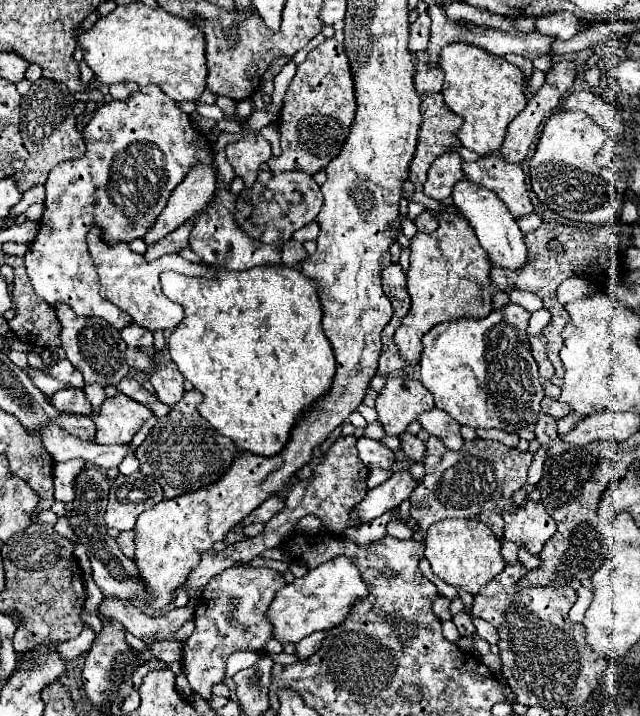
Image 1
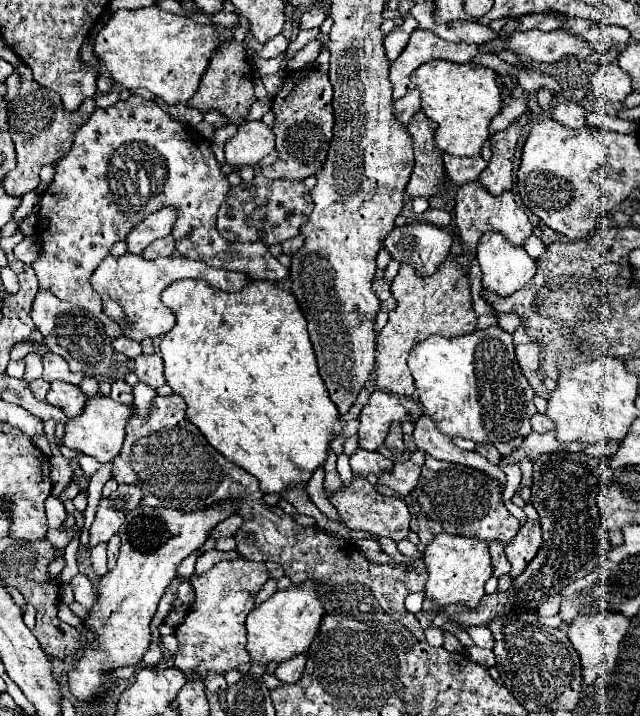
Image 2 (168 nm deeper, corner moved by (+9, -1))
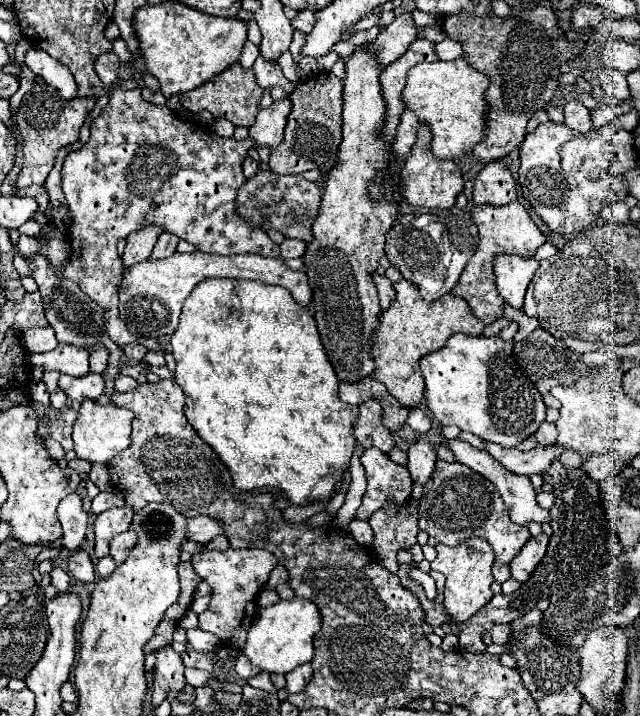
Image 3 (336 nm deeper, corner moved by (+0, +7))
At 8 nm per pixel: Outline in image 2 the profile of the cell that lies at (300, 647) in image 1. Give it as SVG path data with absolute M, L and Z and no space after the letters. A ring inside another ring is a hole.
M299 653L287 661L281 661L275 669L275 675L283 683L297 683L303 673L303 667L305 667L305 655Z

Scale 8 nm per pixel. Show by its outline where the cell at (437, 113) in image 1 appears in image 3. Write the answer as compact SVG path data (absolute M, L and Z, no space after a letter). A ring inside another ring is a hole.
M418 127L418 141L414 143L408 159L402 167L402 197L408 205L420 207L420 209L452 209L456 203L456 197L464 189L464 179L454 161L440 161L428 151L428 143L432 141L432 133L428 127Z

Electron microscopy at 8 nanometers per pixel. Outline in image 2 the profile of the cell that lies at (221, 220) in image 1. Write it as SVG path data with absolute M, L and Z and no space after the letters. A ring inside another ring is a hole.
M133 93L127 101L117 101L107 109L97 107L91 117L77 129L71 151L63 159L59 159L53 169L53 181L41 195L41 207L37 213L37 239L41 241L41 253L37 261L31 263L31 267L39 279L41 289L51 291L61 301L69 301L93 313L97 319L101 319L111 339L121 335L121 327L103 313L101 299L89 285L91 271L95 271L95 267L105 259L105 255L117 241L127 239L131 229L137 227L159 207L173 205L179 209L171 233L175 239L175 248L181 255L203 261L211 267L221 267L225 271L245 273L251 279L283 281L289 275L289 269L269 253L267 245L231 243L217 233L217 211L227 197L229 183L215 161L209 142L194 129L163 111L153 101L147 101Z

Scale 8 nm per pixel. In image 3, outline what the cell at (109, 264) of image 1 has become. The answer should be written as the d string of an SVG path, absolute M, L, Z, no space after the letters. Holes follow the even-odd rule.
M194 251L194 253L174 253L172 257L158 259L158 261L146 259L136 267L132 267L130 271L124 271L122 285L120 285L120 319L128 325L128 329L138 339L170 337L178 327L178 317L186 297L200 281L208 277L258 279L268 285L286 287L292 293L292 299L302 307L308 307L312 301L312 289L308 285L306 273L290 269L282 259L270 259L256 253L218 255L218 253Z

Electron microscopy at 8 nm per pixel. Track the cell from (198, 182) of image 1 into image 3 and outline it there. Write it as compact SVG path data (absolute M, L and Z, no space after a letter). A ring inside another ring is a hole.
M146 227L146 229L134 231L132 235L128 235L126 249L124 249L124 255L122 255L124 267L130 269L132 265L136 265L140 261L146 261L152 253L154 243L156 243L160 233L162 233L160 227Z

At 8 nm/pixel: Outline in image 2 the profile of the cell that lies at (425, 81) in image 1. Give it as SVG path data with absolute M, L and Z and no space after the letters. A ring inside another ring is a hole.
M409 91L405 93L399 101L395 101L395 113L397 117L407 125L411 115L421 109L421 93L419 91Z

